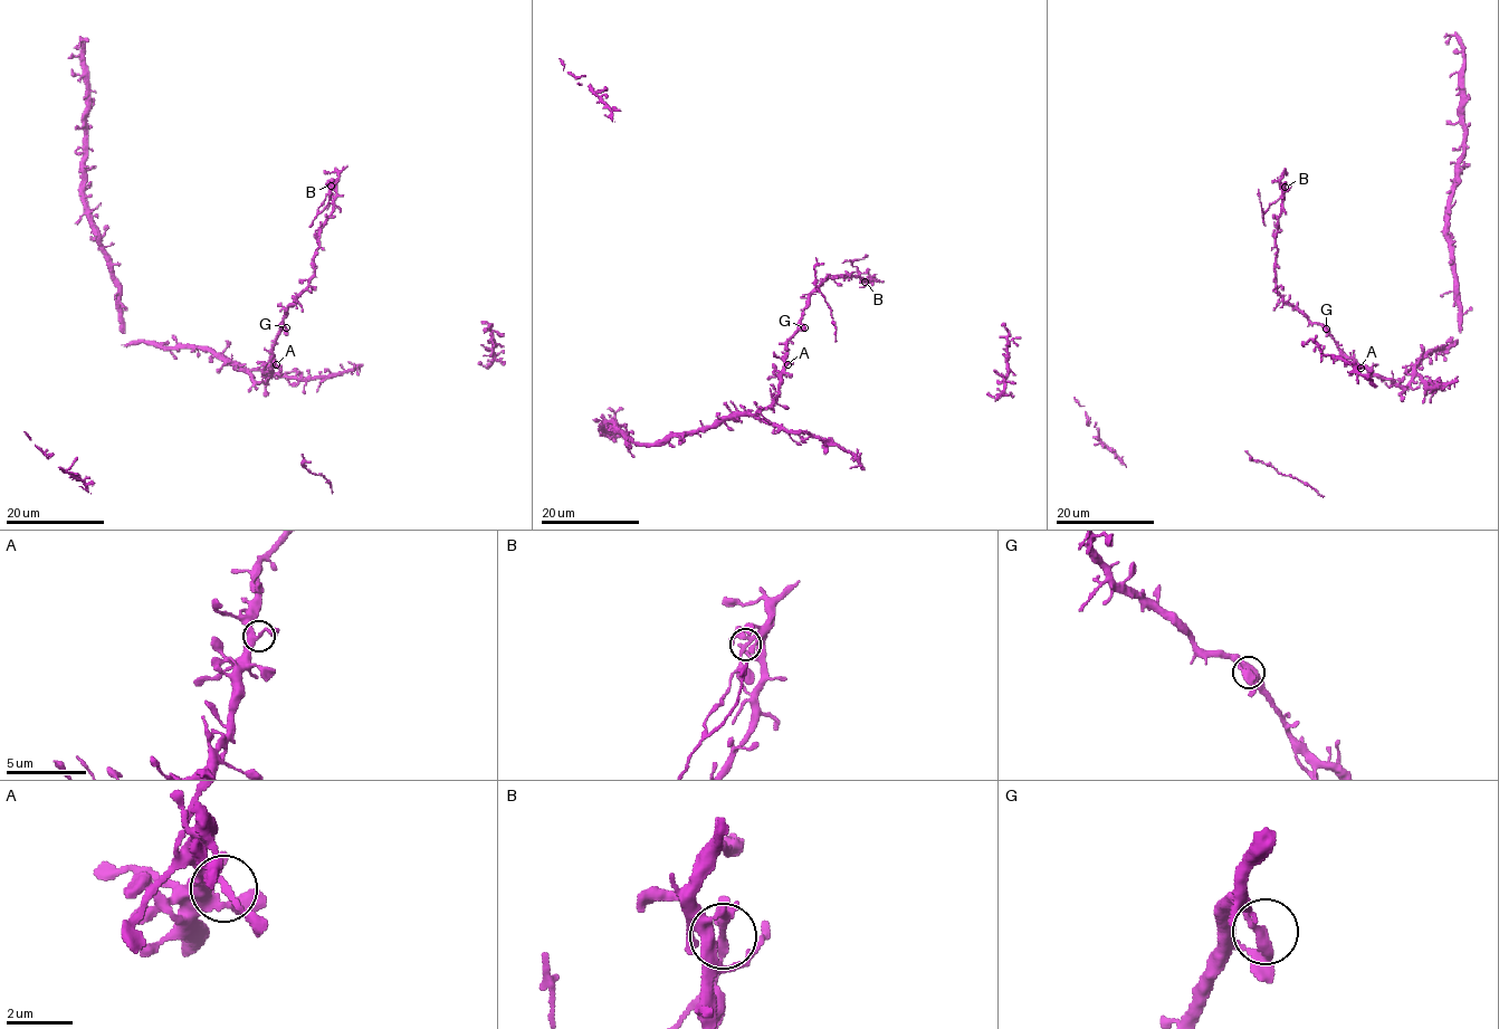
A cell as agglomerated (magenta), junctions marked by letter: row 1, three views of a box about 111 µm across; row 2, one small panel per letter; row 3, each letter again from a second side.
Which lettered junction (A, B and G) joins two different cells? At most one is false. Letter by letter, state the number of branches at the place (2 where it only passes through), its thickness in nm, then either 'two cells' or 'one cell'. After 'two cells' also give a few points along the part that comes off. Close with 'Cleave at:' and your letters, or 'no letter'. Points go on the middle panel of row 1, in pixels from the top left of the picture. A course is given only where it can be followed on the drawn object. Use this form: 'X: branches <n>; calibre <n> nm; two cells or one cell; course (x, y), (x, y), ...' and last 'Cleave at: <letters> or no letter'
A: branches 3; calibre 240 nm; one cell
B: branches 3; calibre 220 nm; two cells; course (866, 280), (852, 265), (868, 255)
G: branches 3; calibre 260 nm; one cell
Cleave at: B

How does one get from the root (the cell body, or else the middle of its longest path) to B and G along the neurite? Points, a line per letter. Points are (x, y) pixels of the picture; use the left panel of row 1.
B: (269, 375), (271, 348), (285, 311), (314, 273), (321, 227), (333, 206), (331, 184)
G: (269, 375), (271, 348), (286, 327)

